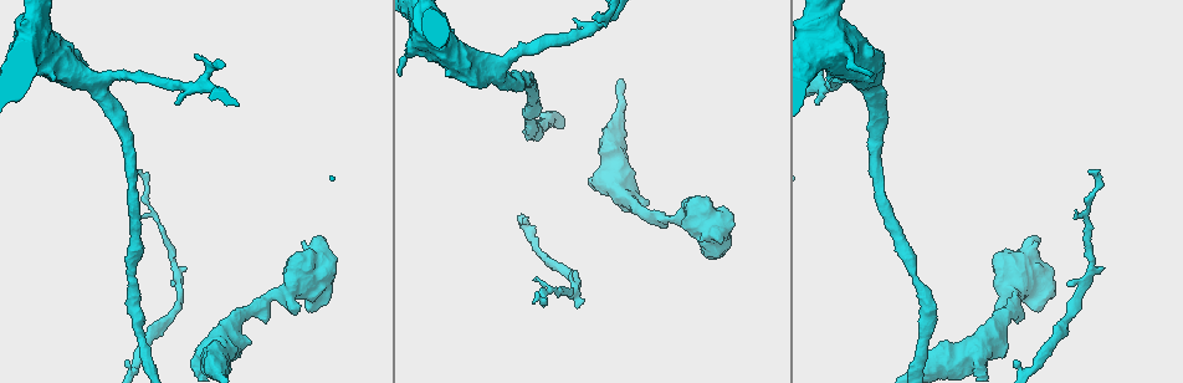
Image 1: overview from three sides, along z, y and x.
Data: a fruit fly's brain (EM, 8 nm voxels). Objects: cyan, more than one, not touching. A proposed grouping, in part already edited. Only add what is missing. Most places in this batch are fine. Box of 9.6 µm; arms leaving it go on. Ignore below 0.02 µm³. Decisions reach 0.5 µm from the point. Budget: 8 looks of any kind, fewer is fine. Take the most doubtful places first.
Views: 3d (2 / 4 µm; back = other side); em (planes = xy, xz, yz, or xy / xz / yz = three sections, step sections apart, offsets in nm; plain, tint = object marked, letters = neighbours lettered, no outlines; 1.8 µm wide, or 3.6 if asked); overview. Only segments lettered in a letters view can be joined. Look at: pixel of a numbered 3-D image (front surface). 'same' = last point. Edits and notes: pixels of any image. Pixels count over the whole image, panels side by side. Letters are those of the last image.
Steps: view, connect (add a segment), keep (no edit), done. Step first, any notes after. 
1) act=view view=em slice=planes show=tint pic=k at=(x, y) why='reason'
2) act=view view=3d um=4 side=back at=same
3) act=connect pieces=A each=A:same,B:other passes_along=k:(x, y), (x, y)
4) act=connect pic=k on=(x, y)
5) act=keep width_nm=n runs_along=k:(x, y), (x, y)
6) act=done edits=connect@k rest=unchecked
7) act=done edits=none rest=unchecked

act=view view=em slice=yz step=8 show=letters pic=1 at=(1077, 212) why='tapers out'

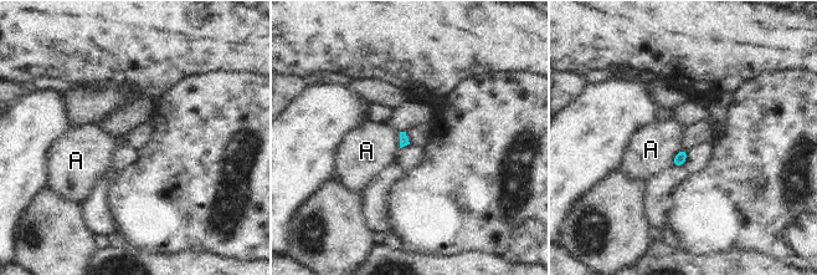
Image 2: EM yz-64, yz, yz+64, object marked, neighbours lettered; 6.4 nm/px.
act=keep each=A:other border=2:(682, 147), (671, 164) found='no lettered segment goes on from it'

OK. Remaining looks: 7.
act=view view=em um=3.6 slice=yz step=16 show=tint pic=1 at=(99, 81) why='sudden change in width'

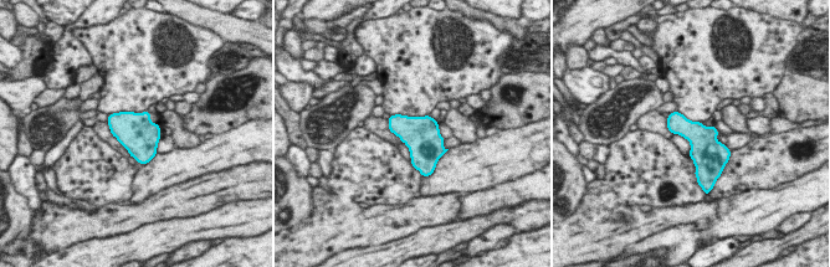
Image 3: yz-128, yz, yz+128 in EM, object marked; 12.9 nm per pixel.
act=view view=em um=3.6 slice=yz step=16 show=letters at=same why='what lies round it'

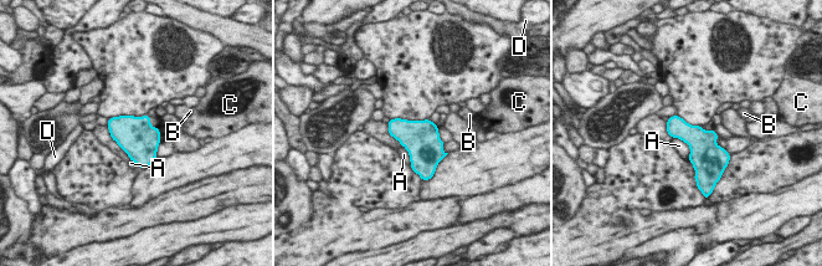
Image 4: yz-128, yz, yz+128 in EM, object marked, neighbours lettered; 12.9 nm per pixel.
act=keep longest_contact=A:300nm each=A:other,B:other,C:other,D:other found='none of them fits'

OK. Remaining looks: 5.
act=view view=em slice=xz step=4 show=tint pic=1 at=(299, 311) why='stops while still wide'

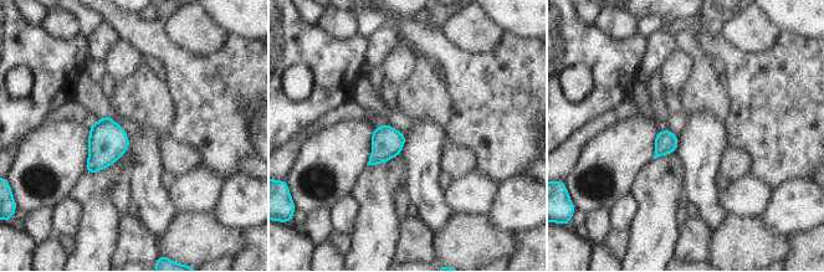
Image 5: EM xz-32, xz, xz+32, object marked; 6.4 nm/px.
act=view view=em slice=planes show=tint at=same

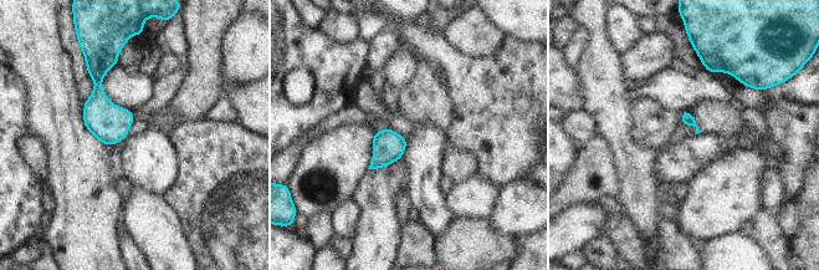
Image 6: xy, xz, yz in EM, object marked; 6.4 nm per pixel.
act=view view=em slice=planes show=letters at=same why='what lies round it'

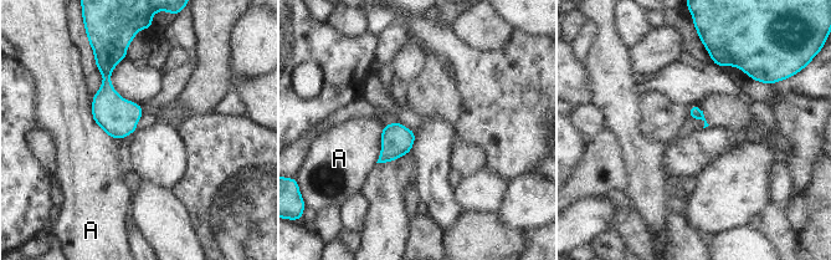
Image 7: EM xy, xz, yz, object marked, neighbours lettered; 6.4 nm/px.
act=keep each=A:other border=7:(383, 125), (380, 154), (375, 162) found='none of them fits'

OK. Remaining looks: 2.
act=done edits=none rest=unchecked

